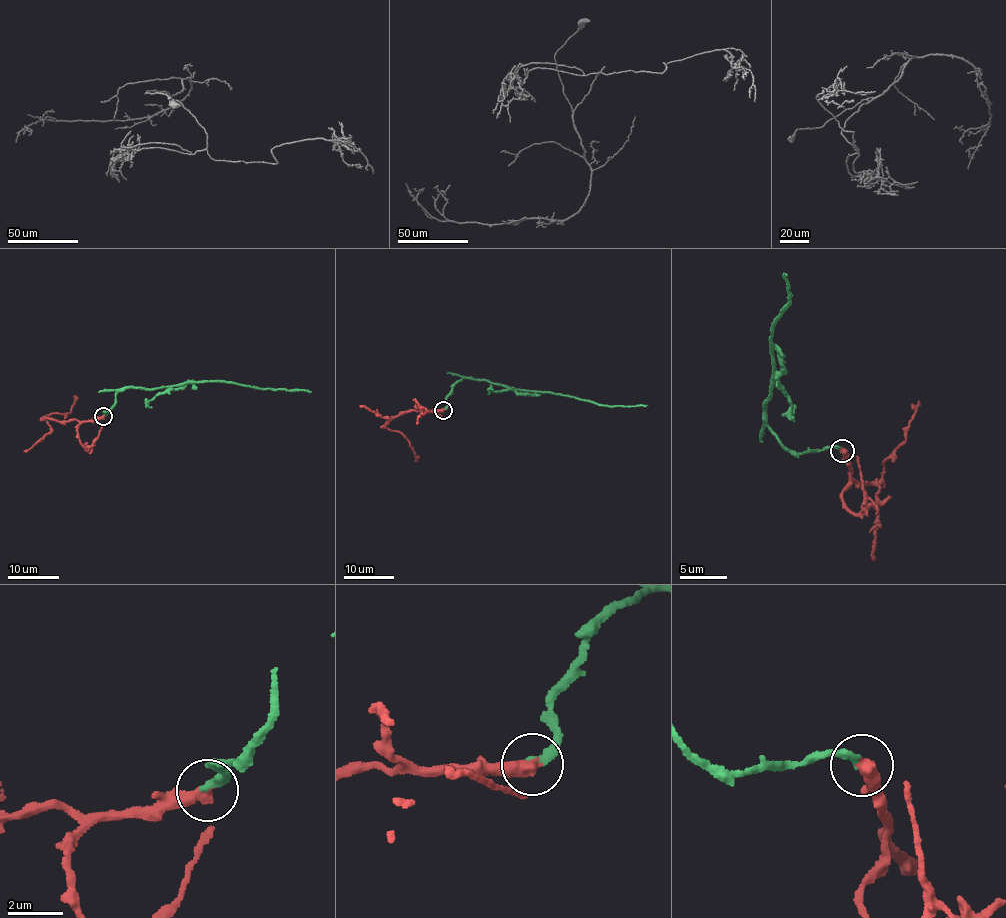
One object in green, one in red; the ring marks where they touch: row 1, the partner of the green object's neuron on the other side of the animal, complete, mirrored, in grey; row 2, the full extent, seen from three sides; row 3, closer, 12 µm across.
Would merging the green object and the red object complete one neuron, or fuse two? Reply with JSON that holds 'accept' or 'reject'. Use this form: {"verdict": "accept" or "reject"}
{"verdict": "accept"}

